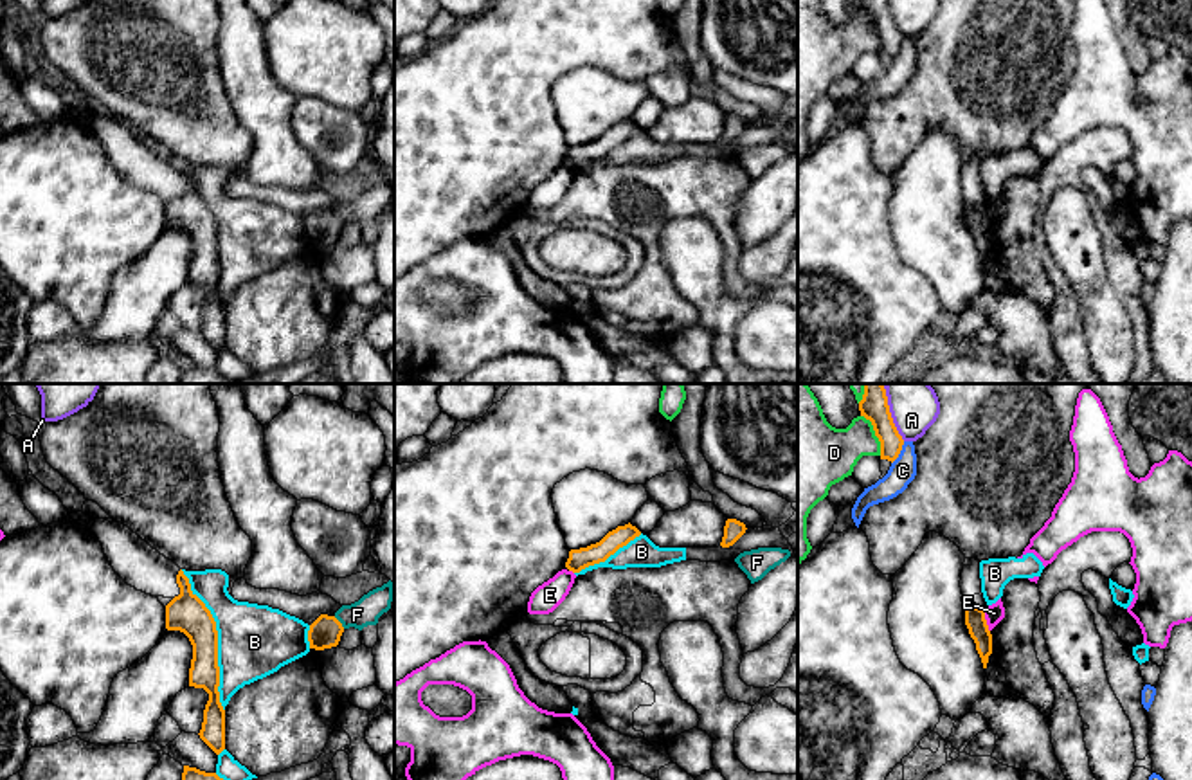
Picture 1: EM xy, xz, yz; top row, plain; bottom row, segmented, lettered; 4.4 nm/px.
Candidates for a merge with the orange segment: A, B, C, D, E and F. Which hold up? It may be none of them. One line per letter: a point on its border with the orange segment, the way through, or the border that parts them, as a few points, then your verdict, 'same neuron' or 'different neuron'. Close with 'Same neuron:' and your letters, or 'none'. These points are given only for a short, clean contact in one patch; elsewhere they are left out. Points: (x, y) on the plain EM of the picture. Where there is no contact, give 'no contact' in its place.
A: meets orange in yz at (892, 18); different neuron
B: meets orange in xy at (216, 236); different neuron
C: meets orange in yz at (899, 49); border along yz (904, 38), (892, 60); different neuron
D: meets orange in yz at (875, 31); different neuron
E: meets orange in yz at (985, 218); border along yz (984, 208), (989, 227); different neuron
F: meets orange in xy at (339, 218); border along xy (334, 213), (344, 224); different neuron
Same neuron: none

